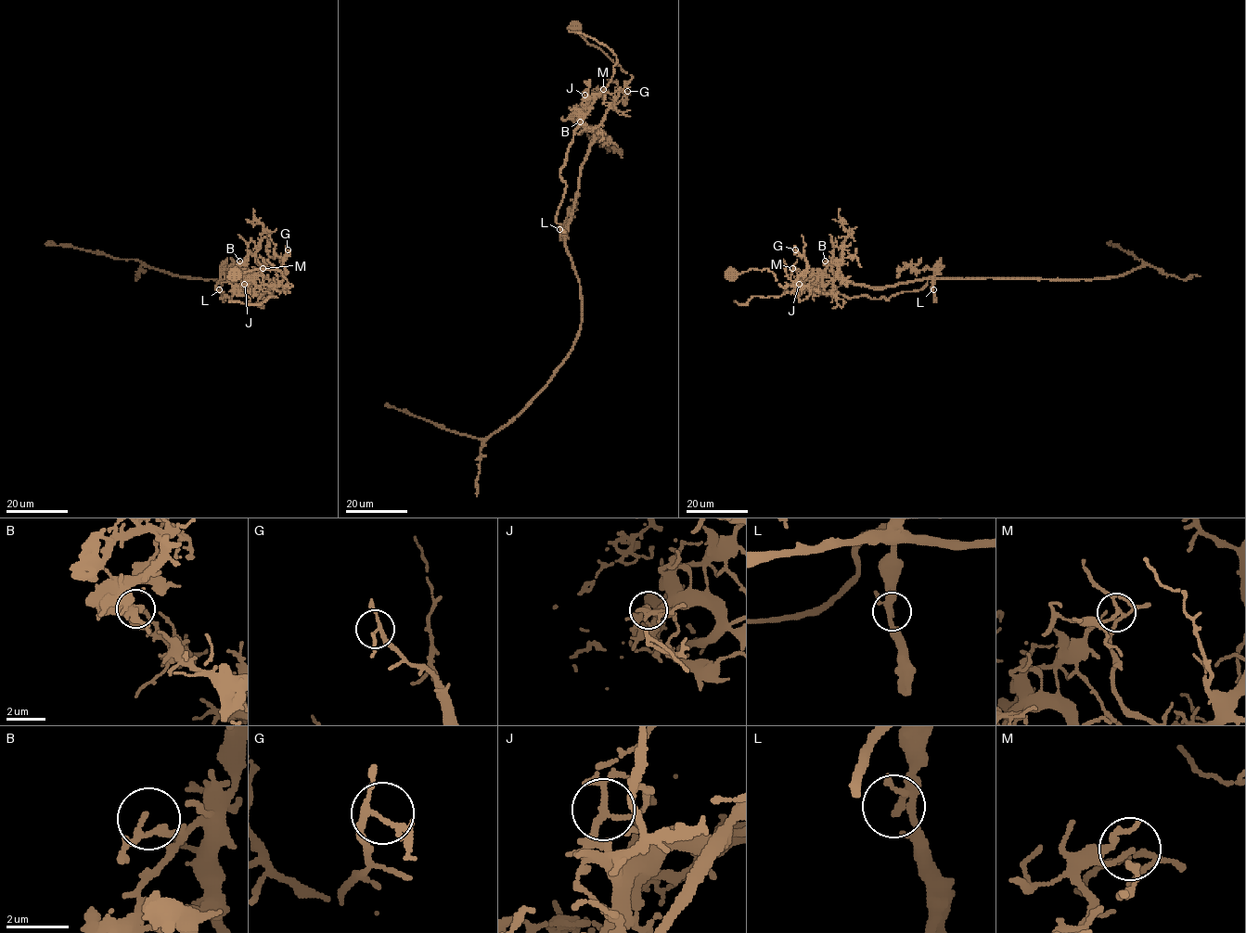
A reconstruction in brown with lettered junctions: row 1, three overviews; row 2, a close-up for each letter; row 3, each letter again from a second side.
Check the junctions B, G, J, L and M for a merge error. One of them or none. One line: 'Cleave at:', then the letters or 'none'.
Cleave at: M

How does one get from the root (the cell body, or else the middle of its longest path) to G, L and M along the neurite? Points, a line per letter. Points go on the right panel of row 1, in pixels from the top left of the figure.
G: (730, 275), (738, 275), (751, 269), (768, 269), (783, 287), (791, 286), (807, 268), (806, 260), (795, 249)
L: (730, 275), (768, 269), (783, 287), (812, 287), (827, 293), (836, 279), (885, 287), (933, 278), (933, 289)
M: (730, 275), (751, 269), (768, 269), (783, 287), (802, 288), (796, 287), (797, 271), (792, 268)

